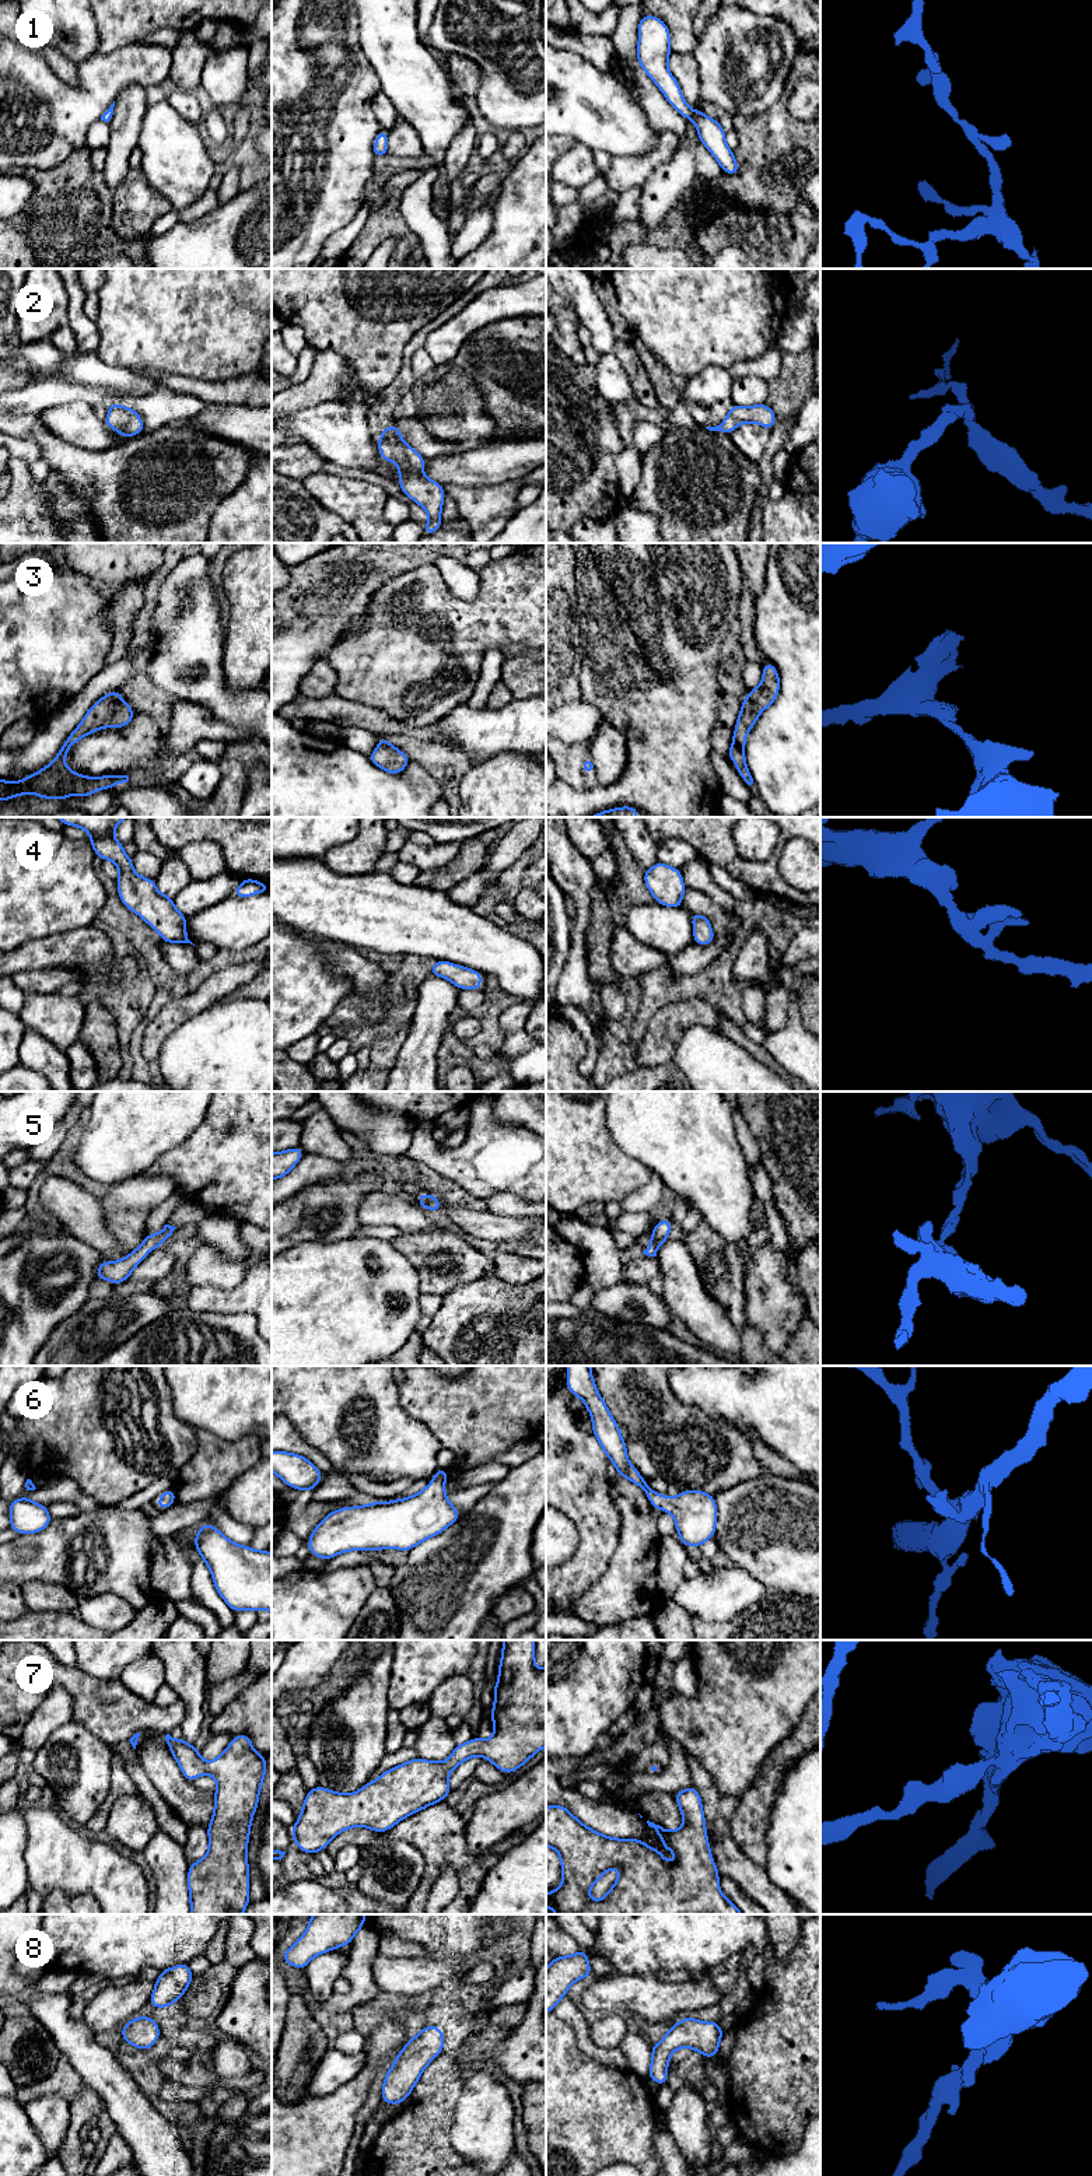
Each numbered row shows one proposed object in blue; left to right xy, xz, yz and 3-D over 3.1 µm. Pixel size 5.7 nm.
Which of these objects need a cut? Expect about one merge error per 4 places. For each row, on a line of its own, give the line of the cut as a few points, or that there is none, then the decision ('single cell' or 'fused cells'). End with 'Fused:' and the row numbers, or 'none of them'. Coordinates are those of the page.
1: cut none; single cell
2: cut none; single cell
3: cut none; single cell
4: cut none; single cell
5: cut none; single cell
6: cut none; single cell
7: cut none; single cell
8: cut none; single cell
Fused: none of them

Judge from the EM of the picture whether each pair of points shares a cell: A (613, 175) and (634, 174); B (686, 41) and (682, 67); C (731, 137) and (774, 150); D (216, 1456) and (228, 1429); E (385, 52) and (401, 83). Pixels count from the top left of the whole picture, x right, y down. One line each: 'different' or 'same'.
A: same
B: different
C: different
D: different
E: same

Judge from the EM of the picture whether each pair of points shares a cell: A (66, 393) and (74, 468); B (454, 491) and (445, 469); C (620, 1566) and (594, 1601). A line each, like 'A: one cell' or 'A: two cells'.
A: two cells
B: two cells
C: one cell

